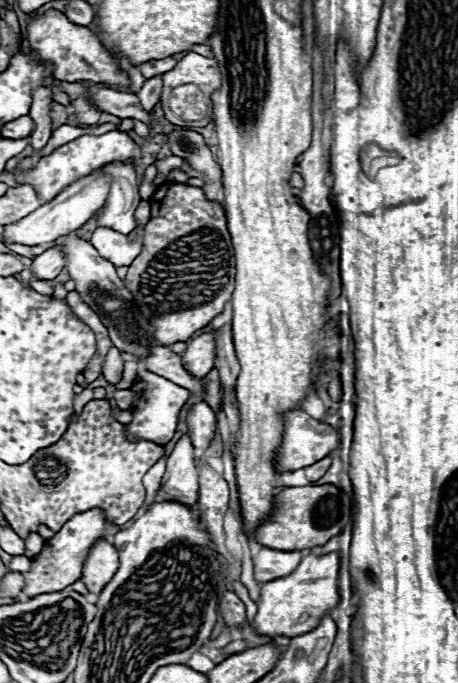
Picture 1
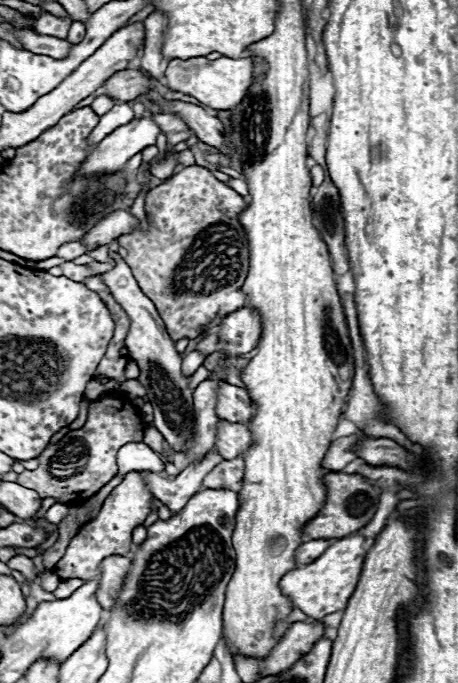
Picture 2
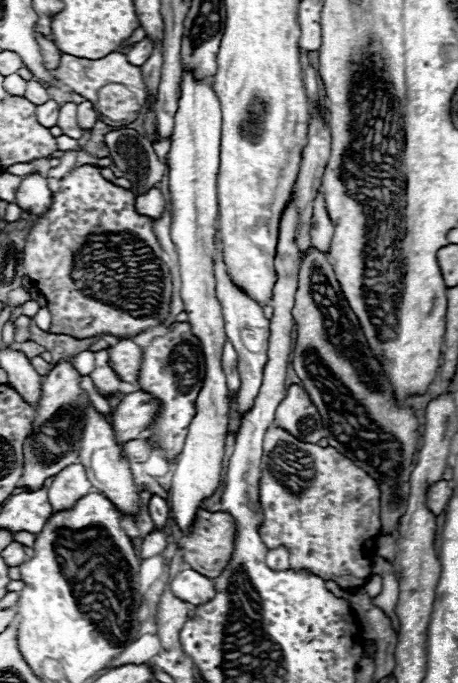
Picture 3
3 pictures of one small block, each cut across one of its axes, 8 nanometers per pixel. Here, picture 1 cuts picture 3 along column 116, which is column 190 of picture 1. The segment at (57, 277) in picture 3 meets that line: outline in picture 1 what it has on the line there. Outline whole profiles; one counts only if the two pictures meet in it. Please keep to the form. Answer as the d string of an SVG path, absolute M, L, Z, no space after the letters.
M162 184L152 200L152 218L146 224L146 236L140 256L128 266L128 276L124 280L126 288L132 292L142 316L152 320L154 340L160 346L172 346L176 342L186 342L196 330L208 326L214 316L218 316L234 292L234 252L232 240L226 230L226 214L218 202L206 200L204 192L196 186L186 184Z

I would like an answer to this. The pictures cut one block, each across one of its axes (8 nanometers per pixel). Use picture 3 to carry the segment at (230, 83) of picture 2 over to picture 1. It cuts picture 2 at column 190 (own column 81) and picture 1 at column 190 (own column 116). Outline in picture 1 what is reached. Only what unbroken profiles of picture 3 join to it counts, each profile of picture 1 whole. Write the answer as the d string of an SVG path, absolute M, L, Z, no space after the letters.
M188 52L174 70L162 74L162 108L166 114L166 104L168 104L168 96L176 86L182 84L196 84L206 96L210 96L216 88L220 88L222 80L220 80L220 72L218 72L218 64L212 58L200 56L196 52Z

